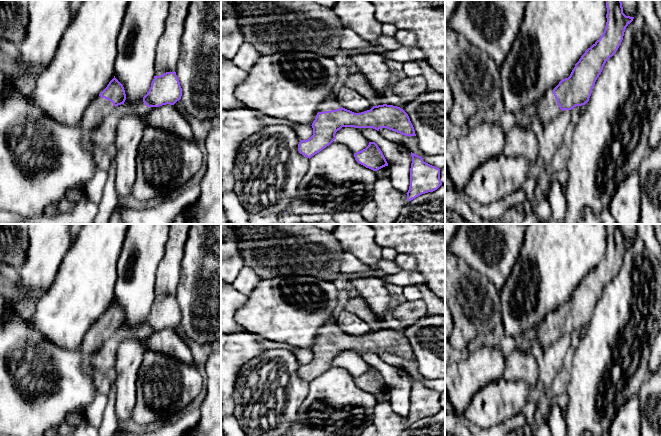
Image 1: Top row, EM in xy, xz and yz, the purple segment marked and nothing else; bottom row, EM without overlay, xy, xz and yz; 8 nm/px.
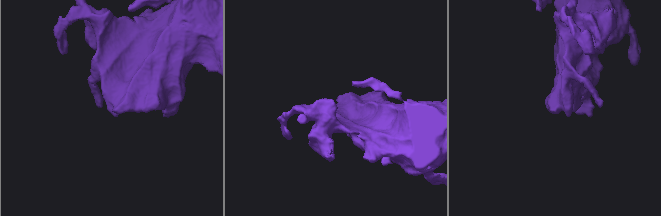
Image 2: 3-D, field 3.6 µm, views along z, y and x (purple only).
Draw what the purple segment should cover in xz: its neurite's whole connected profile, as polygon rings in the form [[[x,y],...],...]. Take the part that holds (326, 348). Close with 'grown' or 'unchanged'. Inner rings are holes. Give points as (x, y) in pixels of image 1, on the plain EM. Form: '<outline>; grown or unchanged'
[[[335,320],[320,328],[311,350],[313,359],[307,364],[300,364],[298,368],[299,377],[309,383],[329,370],[342,351],[373,352],[377,355],[387,352],[405,360],[416,360],[408,338],[400,331],[383,328],[354,337],[343,332]]]; grown

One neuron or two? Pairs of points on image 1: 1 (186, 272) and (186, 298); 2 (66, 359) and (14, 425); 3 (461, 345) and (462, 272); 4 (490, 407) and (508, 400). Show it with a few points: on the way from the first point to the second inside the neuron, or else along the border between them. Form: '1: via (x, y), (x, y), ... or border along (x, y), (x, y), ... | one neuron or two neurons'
1: via (186, 278), (186, 292) | one neuron
2: via (64, 379), (64, 390), (41, 413), (34, 415) | one neuron
3: via (462, 327), (462, 290) | one neuron
4: via (494, 404), (504, 400) | one neuron

